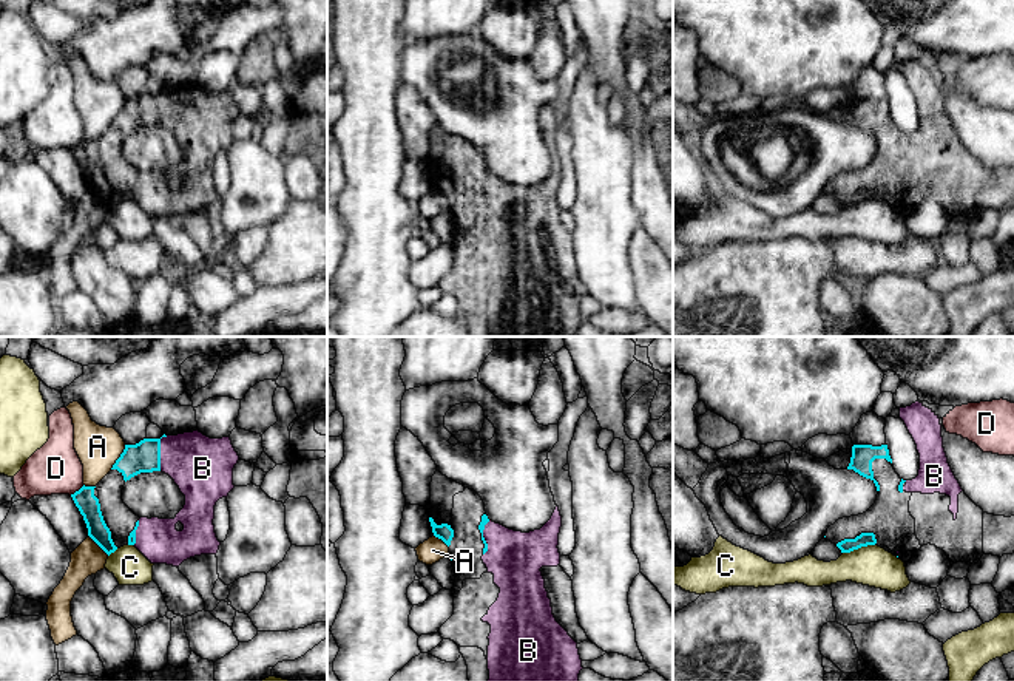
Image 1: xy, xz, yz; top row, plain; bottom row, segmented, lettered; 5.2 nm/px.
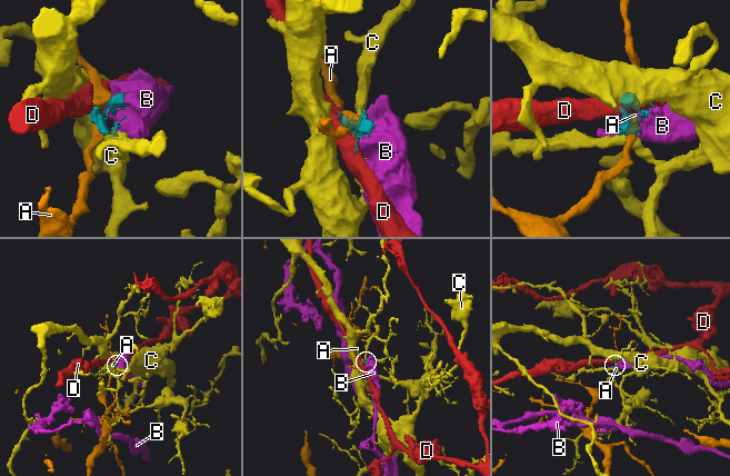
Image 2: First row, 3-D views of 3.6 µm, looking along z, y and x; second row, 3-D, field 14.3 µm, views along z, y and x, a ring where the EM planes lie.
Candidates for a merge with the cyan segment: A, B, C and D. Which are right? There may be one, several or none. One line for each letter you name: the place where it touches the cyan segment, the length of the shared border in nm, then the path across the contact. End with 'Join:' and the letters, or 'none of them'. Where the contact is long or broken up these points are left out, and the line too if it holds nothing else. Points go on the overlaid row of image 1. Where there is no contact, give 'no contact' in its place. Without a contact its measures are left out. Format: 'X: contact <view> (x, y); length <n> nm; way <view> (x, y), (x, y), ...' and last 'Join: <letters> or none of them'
B: contact xy (159, 451); length 190 nm
Join: B

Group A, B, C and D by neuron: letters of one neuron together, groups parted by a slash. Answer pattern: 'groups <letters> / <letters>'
groups A / B / C / D

